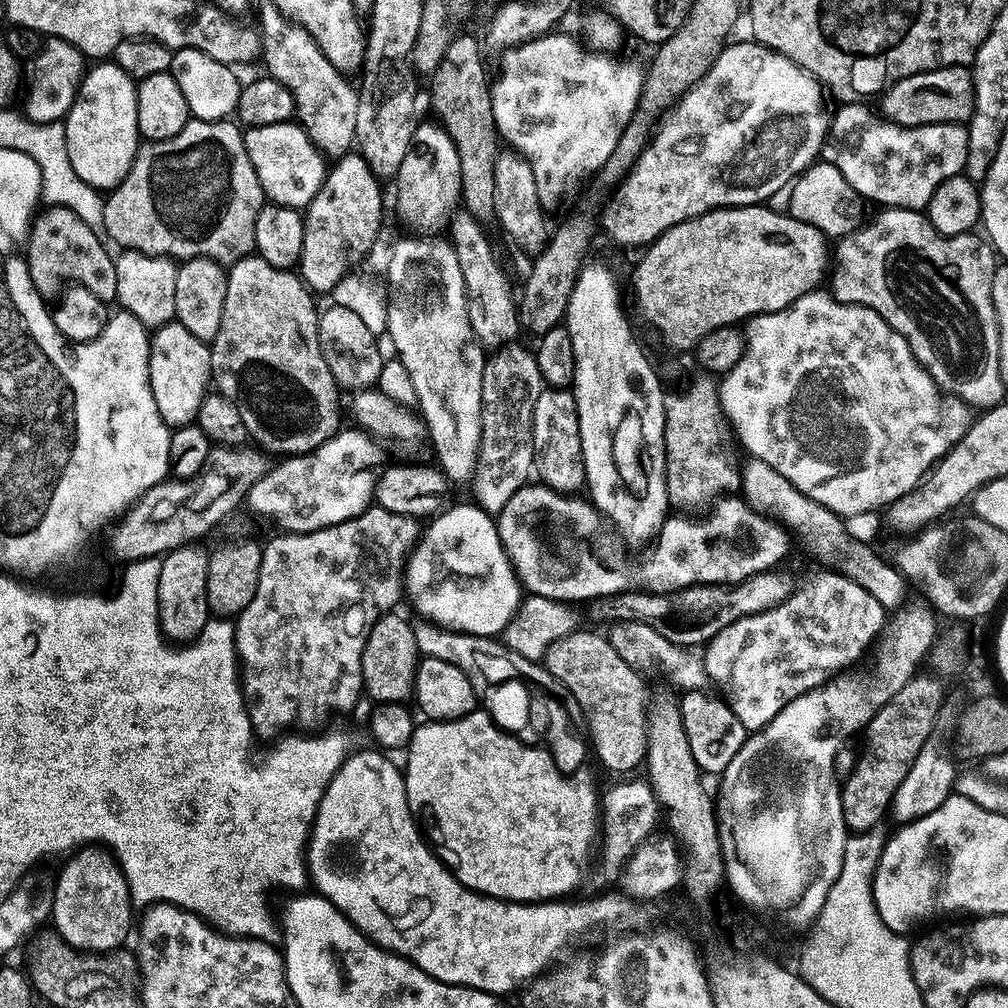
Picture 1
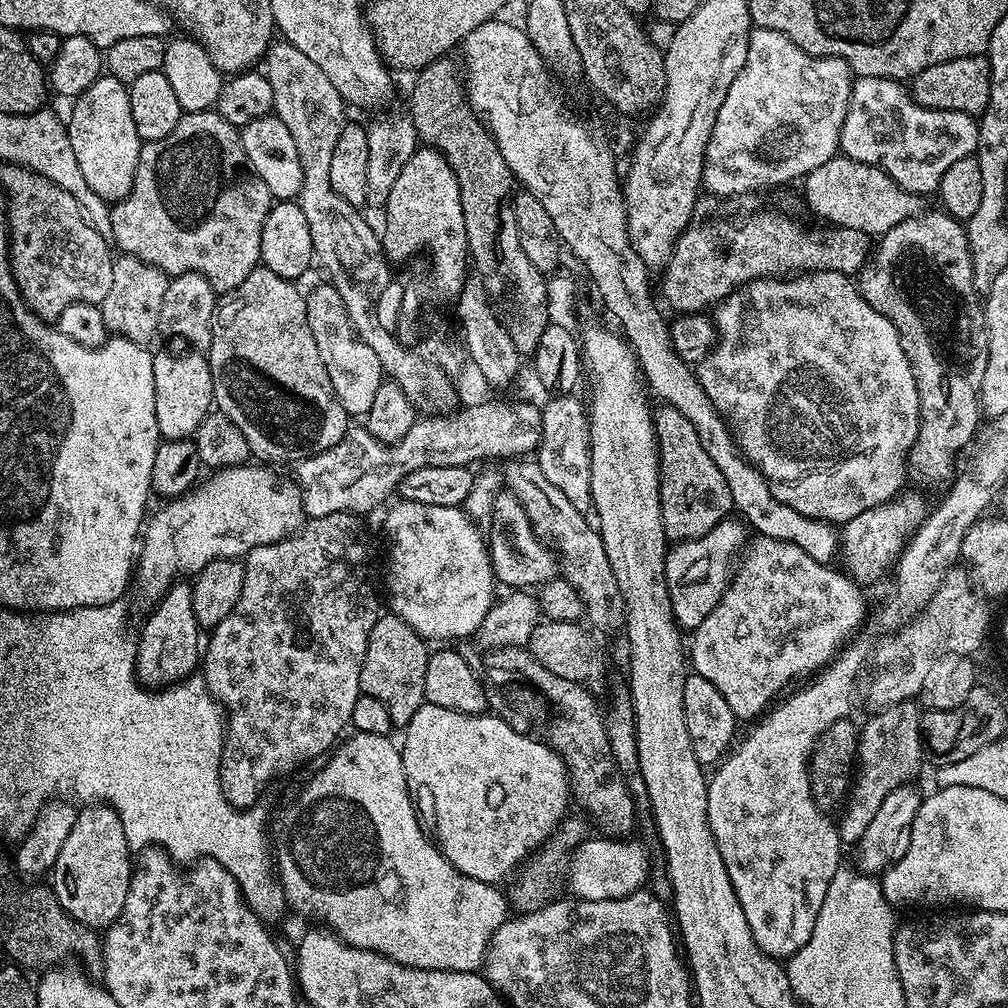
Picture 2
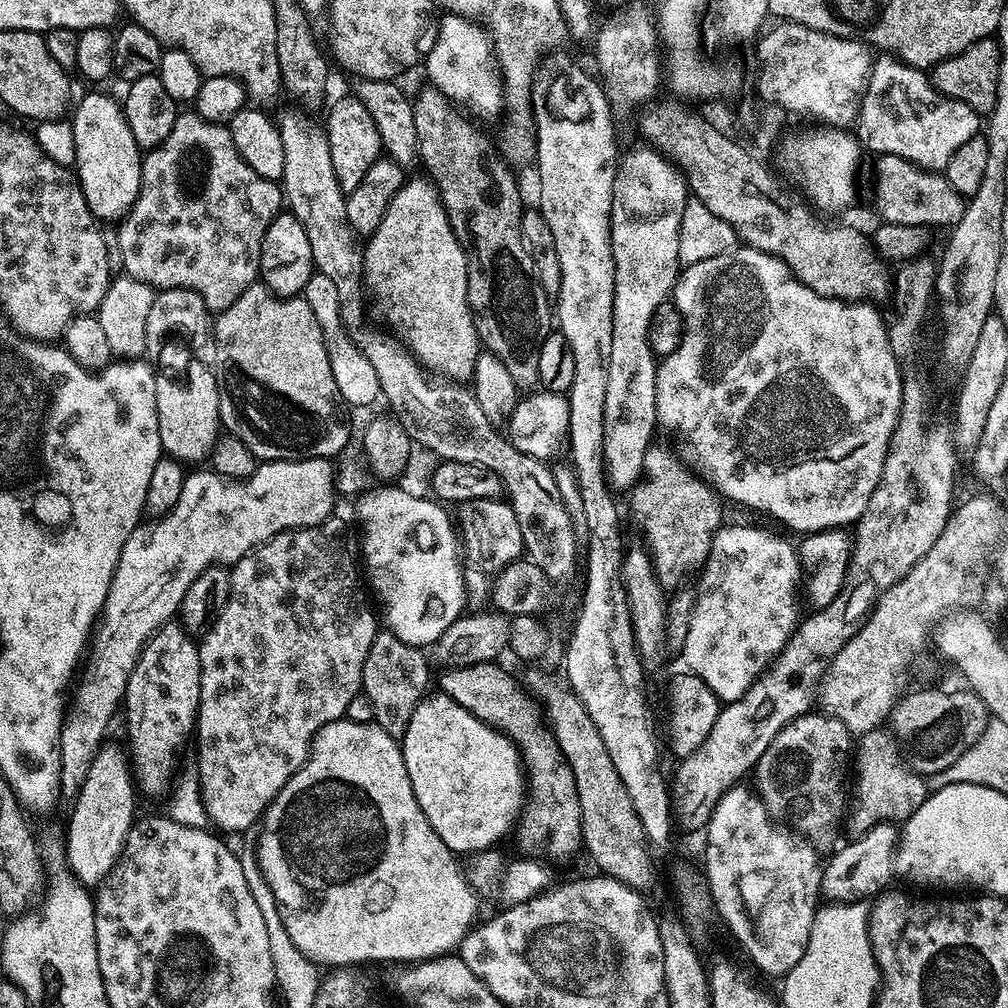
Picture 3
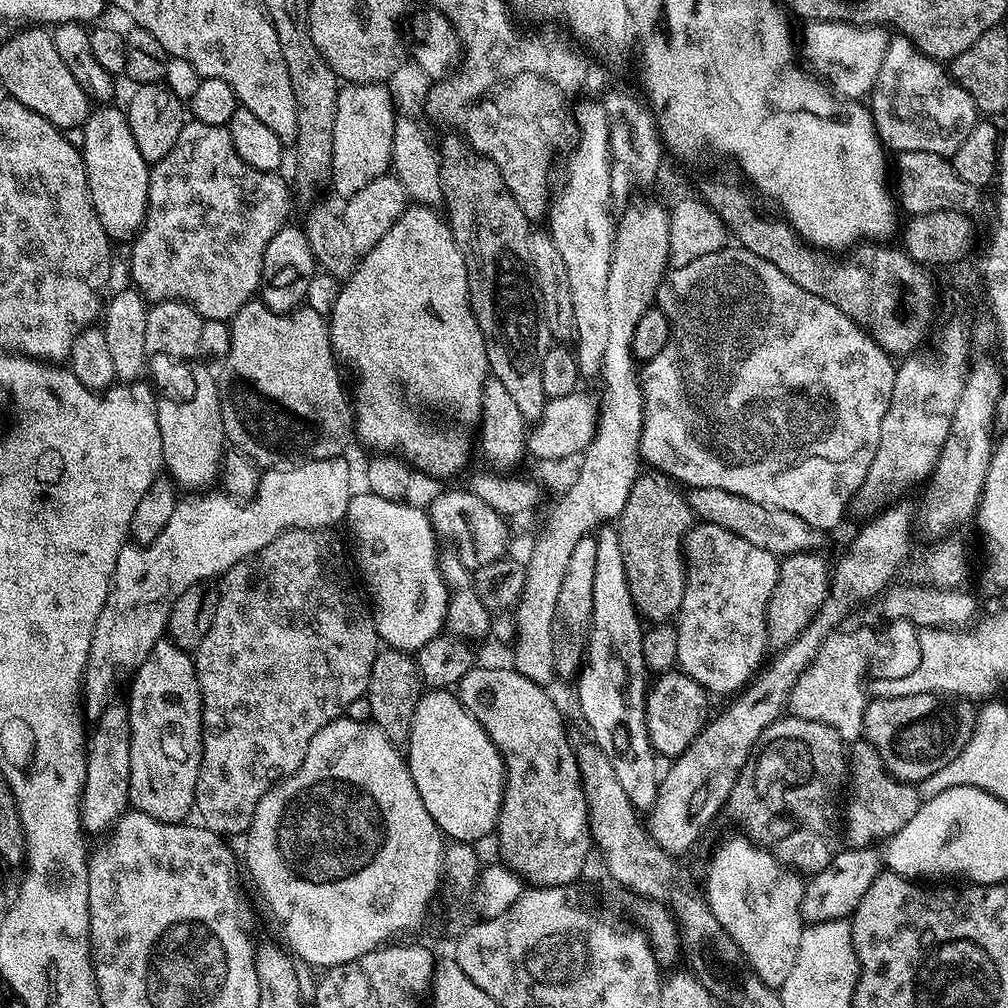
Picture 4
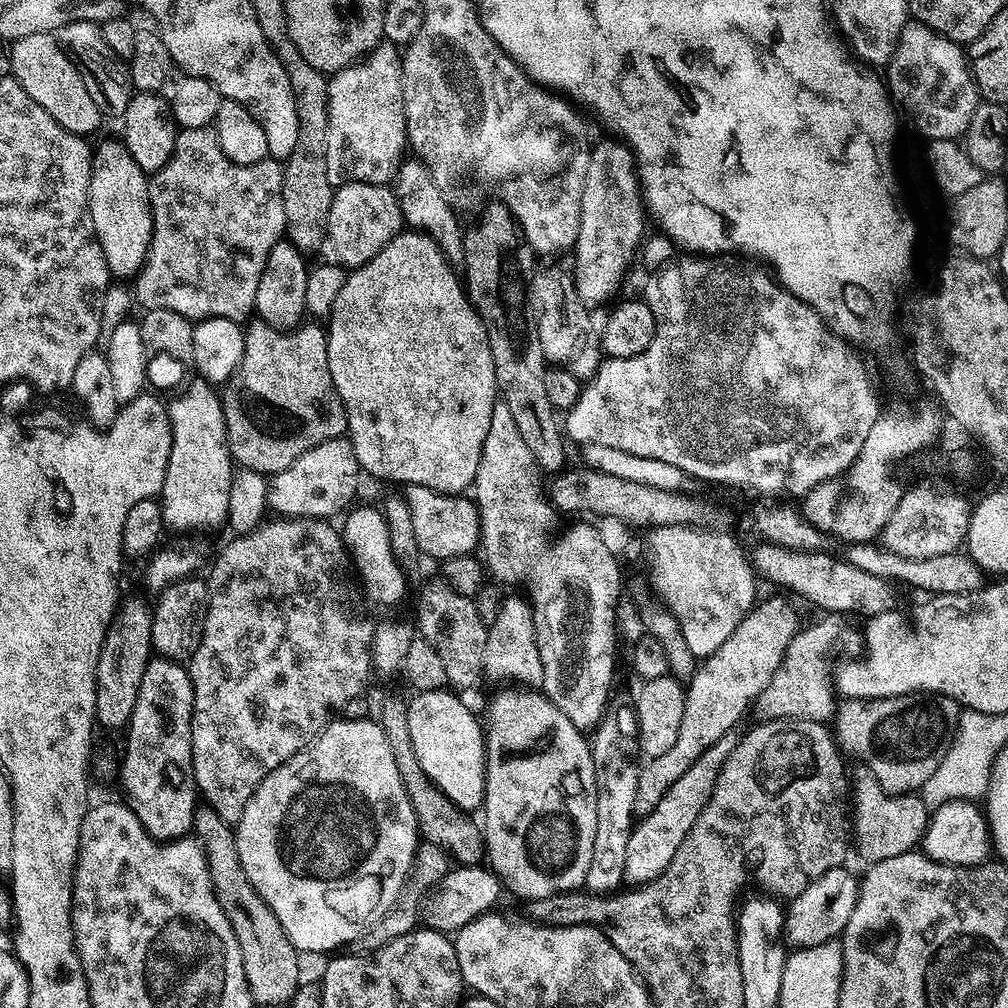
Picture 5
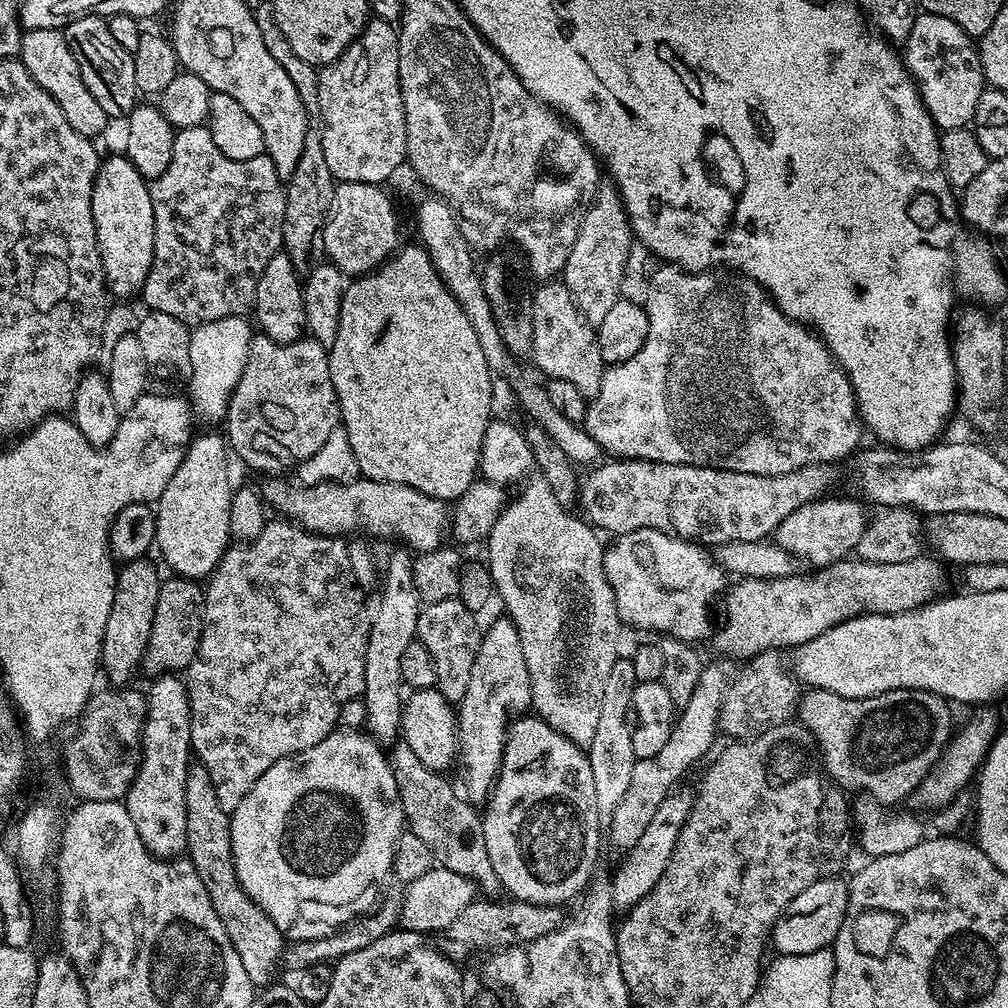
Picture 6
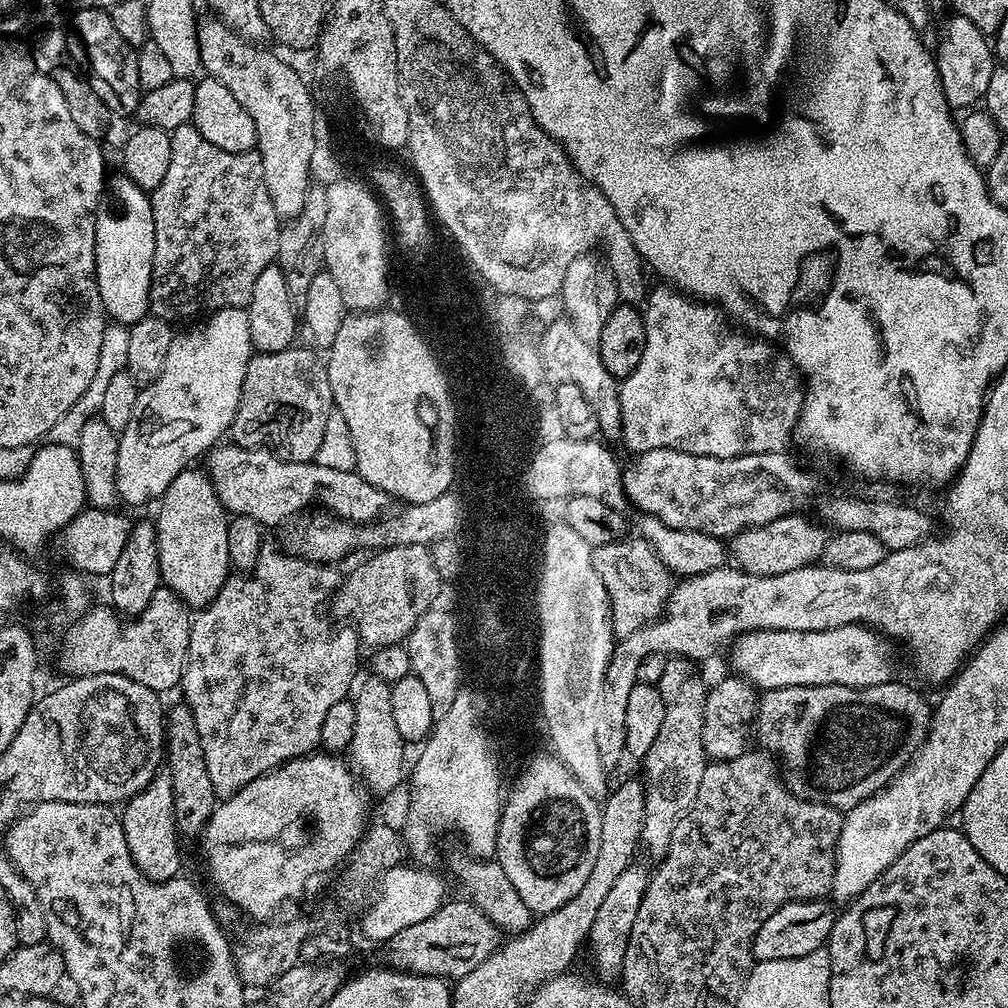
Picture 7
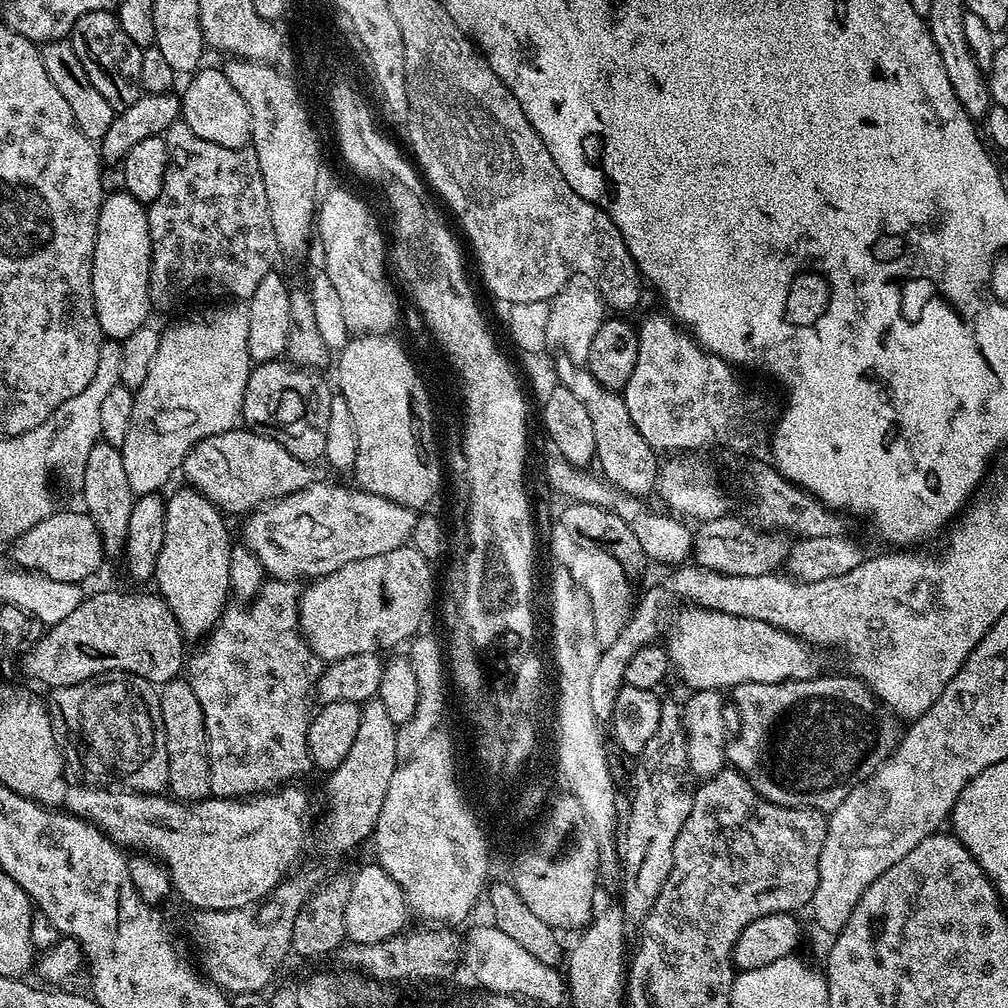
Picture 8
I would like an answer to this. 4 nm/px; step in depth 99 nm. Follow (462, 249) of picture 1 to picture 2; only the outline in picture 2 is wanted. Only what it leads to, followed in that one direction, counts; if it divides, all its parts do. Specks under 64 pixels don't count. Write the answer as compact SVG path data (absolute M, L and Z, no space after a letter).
M479 278L465 279L456 306L460 314L460 324L464 327L463 347L470 357L470 364L480 371L480 376L488 384L508 384L520 370L522 357L514 346L510 334L506 334L506 326L497 318L488 300L484 283Z

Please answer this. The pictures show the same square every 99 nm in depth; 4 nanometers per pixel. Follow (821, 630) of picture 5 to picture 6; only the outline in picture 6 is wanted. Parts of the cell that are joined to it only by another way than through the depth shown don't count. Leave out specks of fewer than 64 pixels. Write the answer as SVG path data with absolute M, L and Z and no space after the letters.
M776 650L758 653L743 665L744 673L733 679L720 707L719 731L733 741L750 740L779 724L789 723L797 711L798 681L780 661Z

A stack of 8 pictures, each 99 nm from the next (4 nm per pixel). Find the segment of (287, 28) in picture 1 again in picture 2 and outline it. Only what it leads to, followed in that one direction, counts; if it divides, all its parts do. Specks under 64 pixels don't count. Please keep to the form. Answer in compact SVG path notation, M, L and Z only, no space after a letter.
M283 38L268 45L268 52L262 61L262 71L270 82L270 90L274 90L274 115L283 122L286 130L290 130L290 134L294 137L294 146L298 146L298 158L302 162L302 186L298 203L302 214L306 214L306 223L310 225L312 251L318 264L332 275L329 276L331 283L336 285L338 294L342 294L342 302L346 302L346 314L350 314L350 320L360 340L366 342L370 350L374 350L385 377L398 382L398 386L402 386L402 394L406 394L406 398L410 398L410 402L421 413L432 414L435 413L432 412L435 408L450 407L456 400L456 392L448 381L451 380L449 373L433 363L427 355L421 355L419 351L404 345L399 335L393 329L391 332L380 317L380 303L388 292L393 269L384 254L384 245L377 229L375 232L364 221L361 209L357 205L346 202L346 198L342 198L334 190L334 186L330 186L330 158L334 155L334 146L338 146L338 134L342 134L346 123L344 117L346 105L343 98L338 94L338 90L334 90L330 78L326 78L322 70L318 70L318 65L310 62L310 58L306 58L306 54L298 50L298 46L289 44Z

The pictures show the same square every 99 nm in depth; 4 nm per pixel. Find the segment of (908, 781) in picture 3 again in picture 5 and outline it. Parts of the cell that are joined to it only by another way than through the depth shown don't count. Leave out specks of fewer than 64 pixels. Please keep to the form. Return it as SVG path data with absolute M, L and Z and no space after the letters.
M857 767L850 784L850 828L854 833L854 848L869 865L886 858L898 858L898 854L913 851L923 839L928 828L930 809L916 794L896 796L882 790L878 778L868 768Z

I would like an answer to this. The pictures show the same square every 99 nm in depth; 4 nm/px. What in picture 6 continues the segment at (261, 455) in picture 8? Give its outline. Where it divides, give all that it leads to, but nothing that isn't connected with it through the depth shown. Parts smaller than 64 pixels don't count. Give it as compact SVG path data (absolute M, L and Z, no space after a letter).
M357 478L348 484L333 484L331 482L310 484L305 488L297 486L295 483L292 484L287 484L284 480L266 481L264 488L262 487L263 499L271 507L273 504L280 511L277 513L281 517L299 524L301 528L305 528L308 532L315 532L318 536L348 538L353 534L364 534L360 532L369 532L372 536L397 536L400 539L397 541L403 542L413 553L419 554L432 552L441 547L445 543L444 532L446 536L450 528L450 512L445 501L435 500L434 497L422 494L410 486L387 484L381 480L367 478Z

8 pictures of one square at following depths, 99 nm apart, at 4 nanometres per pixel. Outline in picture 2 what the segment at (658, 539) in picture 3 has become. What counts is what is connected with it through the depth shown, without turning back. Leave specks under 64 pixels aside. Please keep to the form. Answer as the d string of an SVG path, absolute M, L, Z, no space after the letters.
M661 403L655 409L656 451L659 453L660 510L665 537L669 541L693 540L718 526L733 511L730 486L710 454L702 450L698 430L674 406Z

